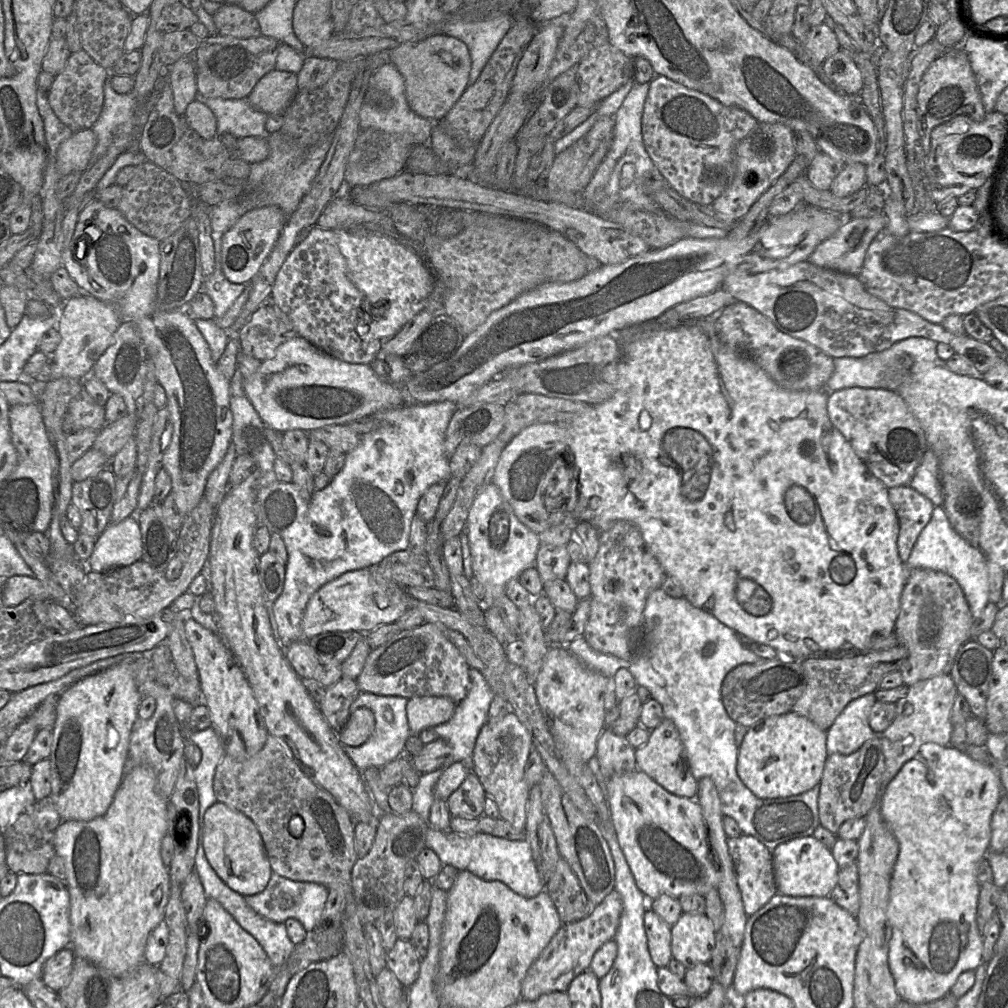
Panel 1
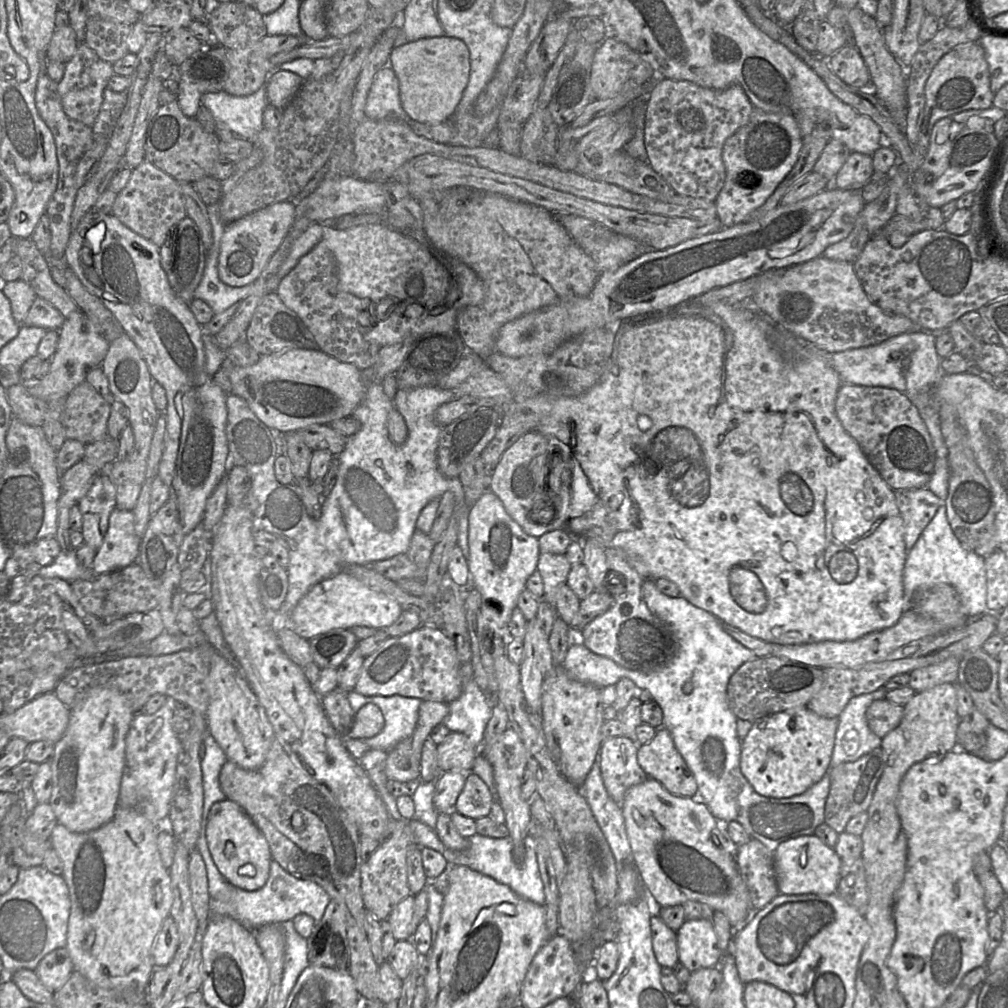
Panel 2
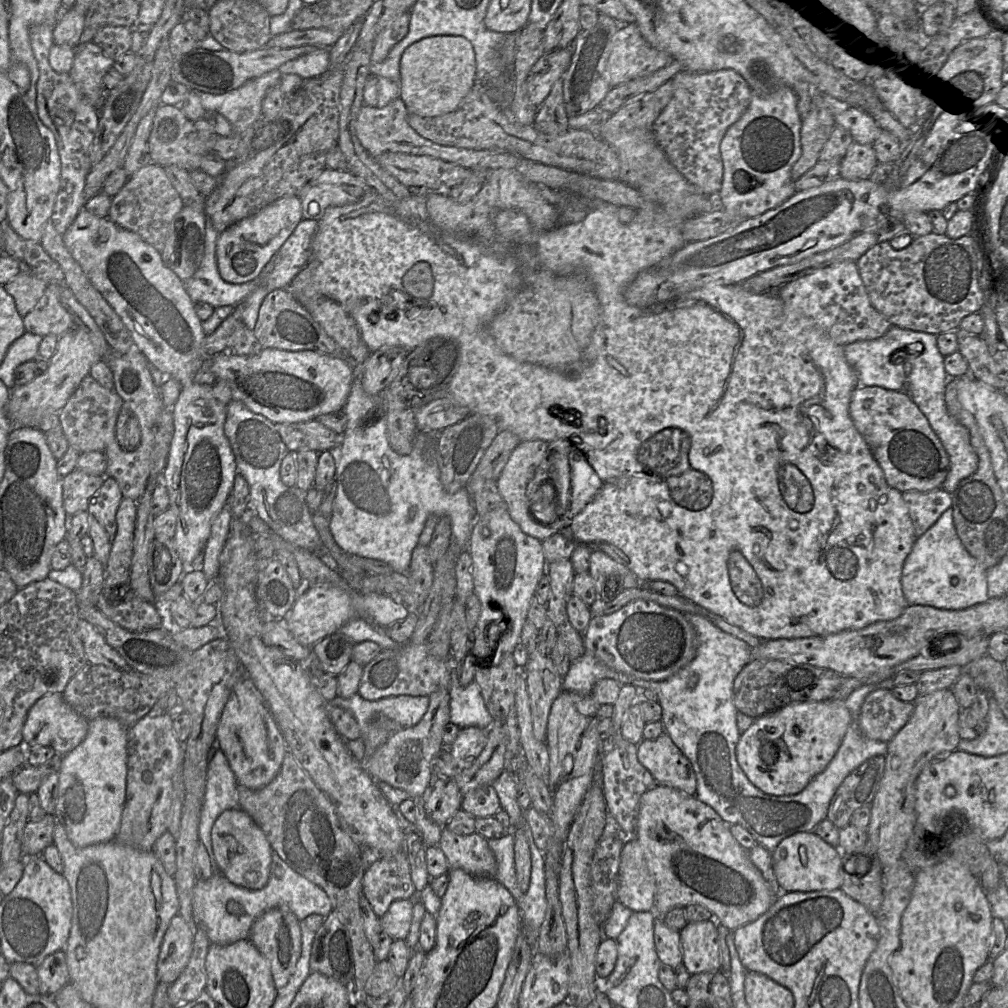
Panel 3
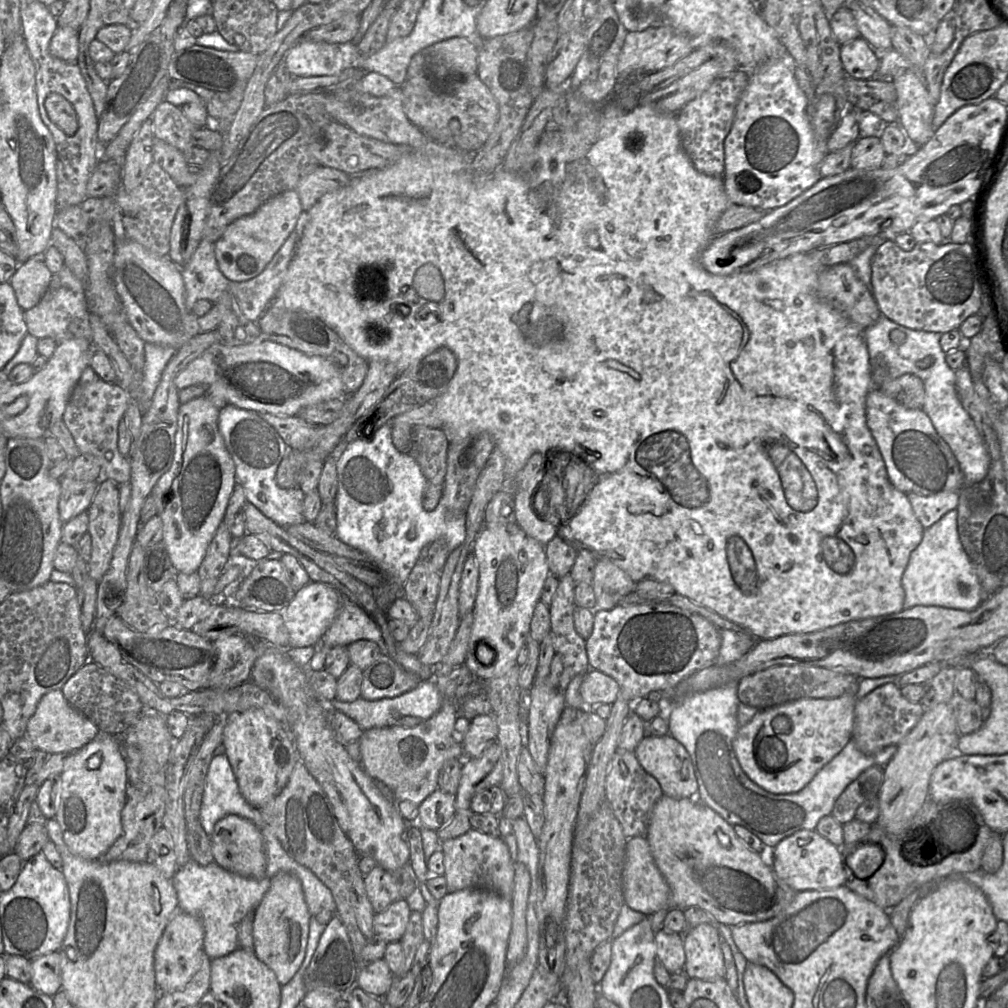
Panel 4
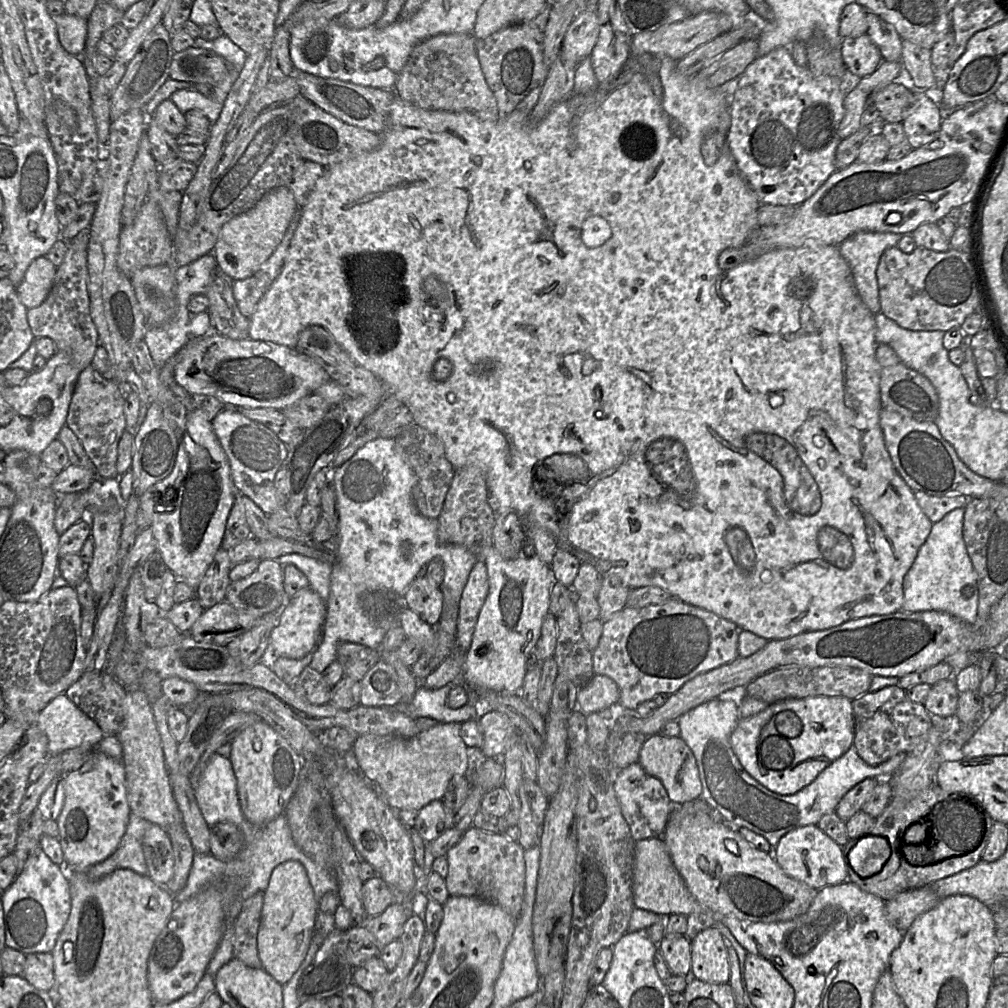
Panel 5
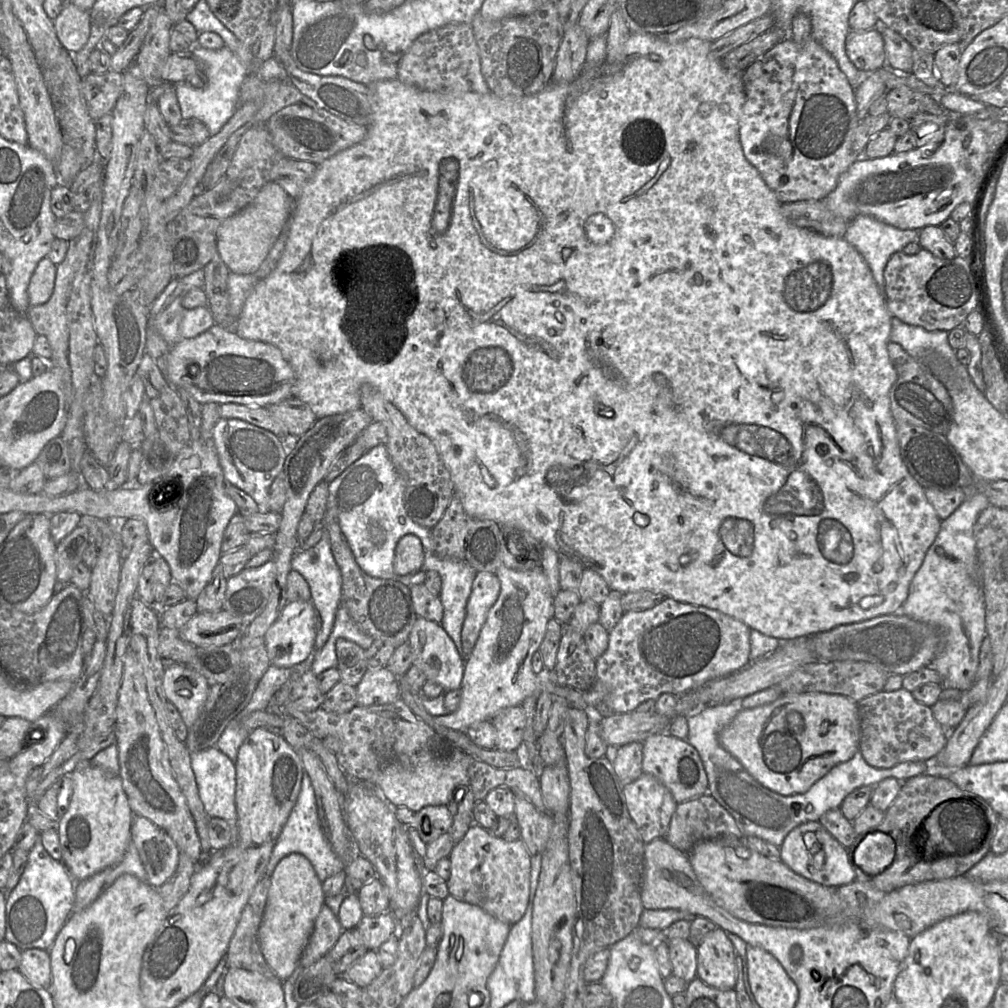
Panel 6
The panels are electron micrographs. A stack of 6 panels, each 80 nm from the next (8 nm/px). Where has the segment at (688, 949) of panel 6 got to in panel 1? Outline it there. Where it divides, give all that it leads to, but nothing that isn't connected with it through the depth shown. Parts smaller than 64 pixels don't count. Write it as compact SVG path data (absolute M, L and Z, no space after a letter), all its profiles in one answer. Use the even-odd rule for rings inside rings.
M648 908L644 914L644 927L652 961L658 968L667 967L672 959L672 926Z

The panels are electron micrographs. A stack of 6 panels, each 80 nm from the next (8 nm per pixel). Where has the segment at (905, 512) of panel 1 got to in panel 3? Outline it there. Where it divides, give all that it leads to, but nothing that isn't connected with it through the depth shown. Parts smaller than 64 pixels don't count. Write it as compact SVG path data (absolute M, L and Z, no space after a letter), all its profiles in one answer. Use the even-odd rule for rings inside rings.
M943 489L929 492L901 492L913 523L916 537L925 533L952 505L952 495Z

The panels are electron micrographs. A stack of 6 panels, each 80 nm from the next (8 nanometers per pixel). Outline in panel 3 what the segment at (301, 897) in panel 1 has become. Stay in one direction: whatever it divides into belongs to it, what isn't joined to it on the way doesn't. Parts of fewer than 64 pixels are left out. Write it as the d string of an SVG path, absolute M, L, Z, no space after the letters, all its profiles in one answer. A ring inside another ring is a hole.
M272 849L270 878L259 890L250 890L231 883L221 873L213 873L208 879L197 879L193 887L194 919L206 930L211 944L227 945L239 940L250 939L255 920L273 908L286 908L299 921L311 914L328 916L333 910L327 893L289 867Z

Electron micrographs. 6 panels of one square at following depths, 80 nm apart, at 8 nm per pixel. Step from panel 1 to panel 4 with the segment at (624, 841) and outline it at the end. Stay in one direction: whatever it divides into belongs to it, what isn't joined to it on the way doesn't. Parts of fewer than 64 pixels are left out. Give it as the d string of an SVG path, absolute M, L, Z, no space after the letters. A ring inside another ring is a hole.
M662 795L652 808L645 837L654 861L670 889L669 907L650 916L655 934L664 929L664 920L671 908L684 910L697 906L708 911L714 923L733 927L742 923L766 921L777 916L791 903L796 894L795 890L776 876L764 854L753 851L736 835L731 824L712 808L697 801L697 796L673 798Z

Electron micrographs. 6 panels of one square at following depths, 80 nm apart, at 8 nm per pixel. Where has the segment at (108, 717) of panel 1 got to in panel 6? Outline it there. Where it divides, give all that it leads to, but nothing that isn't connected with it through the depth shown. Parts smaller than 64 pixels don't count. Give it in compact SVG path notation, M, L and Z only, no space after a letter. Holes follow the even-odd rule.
M85 763L71 773L73 784L68 810L57 822L62 862L71 877L82 881L118 864L131 841L133 813L120 776L111 776Z

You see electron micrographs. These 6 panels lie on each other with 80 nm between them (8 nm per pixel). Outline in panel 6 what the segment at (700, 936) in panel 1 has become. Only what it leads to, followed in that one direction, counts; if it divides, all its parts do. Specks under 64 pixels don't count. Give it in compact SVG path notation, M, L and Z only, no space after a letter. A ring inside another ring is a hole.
M717 927L697 947L697 977L717 989L735 988L736 949L725 930Z

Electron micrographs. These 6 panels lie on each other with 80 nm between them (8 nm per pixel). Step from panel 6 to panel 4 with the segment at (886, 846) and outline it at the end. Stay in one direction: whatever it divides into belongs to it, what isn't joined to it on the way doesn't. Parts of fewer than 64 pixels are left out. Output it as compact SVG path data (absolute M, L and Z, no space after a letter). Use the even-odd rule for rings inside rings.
M860 842L843 845L841 847L841 862L844 868L847 862L853 874L859 879L871 877L883 864L885 853L883 849L873 843L860 846Z

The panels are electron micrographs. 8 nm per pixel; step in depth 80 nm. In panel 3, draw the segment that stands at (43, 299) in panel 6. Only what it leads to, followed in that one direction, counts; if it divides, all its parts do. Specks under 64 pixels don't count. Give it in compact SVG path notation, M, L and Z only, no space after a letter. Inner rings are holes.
M22 272L4 285L5 290L14 298L16 308L22 317L36 306L47 286L45 280Z

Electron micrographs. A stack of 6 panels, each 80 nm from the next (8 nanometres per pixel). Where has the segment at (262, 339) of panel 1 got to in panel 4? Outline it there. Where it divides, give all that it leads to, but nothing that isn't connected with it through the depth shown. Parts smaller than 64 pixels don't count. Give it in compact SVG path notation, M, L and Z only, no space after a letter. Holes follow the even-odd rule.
M266 310L257 324L262 339L279 343L307 355L321 356L331 361L340 371L344 387L344 397L354 394L361 387L368 371L368 361L357 355L320 319L303 312L289 312L279 321L277 312Z

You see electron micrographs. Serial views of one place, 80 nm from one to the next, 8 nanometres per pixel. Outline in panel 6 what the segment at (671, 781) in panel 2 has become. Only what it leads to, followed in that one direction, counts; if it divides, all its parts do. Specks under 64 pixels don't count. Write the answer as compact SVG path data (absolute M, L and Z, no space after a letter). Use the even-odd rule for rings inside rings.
M668 733L650 736L643 742L642 769L657 778L677 803L699 797L708 791L708 779L697 750L686 740Z

